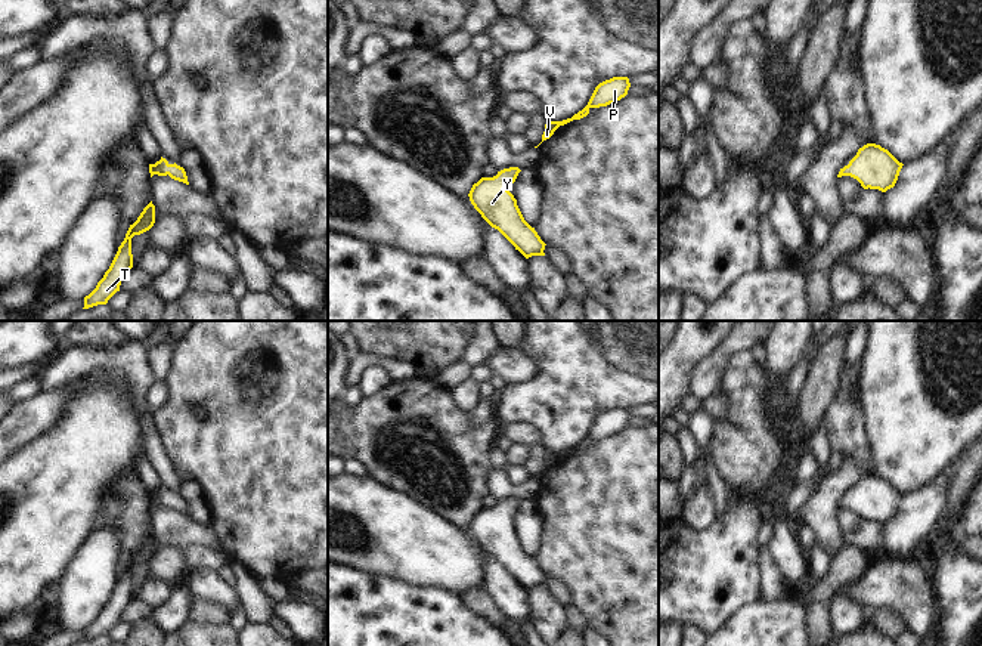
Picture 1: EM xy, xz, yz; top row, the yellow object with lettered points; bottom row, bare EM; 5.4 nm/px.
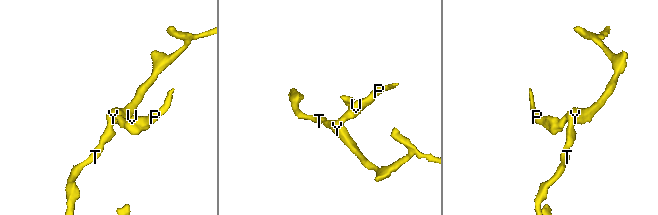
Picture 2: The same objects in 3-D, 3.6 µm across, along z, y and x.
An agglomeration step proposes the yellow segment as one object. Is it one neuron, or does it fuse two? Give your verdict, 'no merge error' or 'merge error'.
no merge error

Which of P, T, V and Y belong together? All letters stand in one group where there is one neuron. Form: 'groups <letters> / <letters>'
groups P T V Y

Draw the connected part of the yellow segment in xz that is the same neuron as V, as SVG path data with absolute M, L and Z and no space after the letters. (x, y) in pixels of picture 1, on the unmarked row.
M613 408L610 411L600 414L595 418L588 436L582 442L574 445L571 449L563 452L546 452L545 463L542 466L542 473L549 470L560 457L586 448L591 439L600 439L607 438L610 435L616 435L628 426L629 418L631 414L628 408Z

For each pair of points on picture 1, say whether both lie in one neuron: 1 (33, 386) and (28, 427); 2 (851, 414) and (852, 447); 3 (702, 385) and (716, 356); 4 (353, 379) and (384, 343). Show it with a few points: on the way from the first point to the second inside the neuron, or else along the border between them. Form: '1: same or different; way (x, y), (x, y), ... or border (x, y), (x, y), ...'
1: different; border (40, 390), (24, 401), (15, 402)
2: same; way (851, 422), (851, 439)
3: same; way (705, 377), (715, 364)
4: different; border (361, 351), (390, 358), (402, 355), (408, 361)

